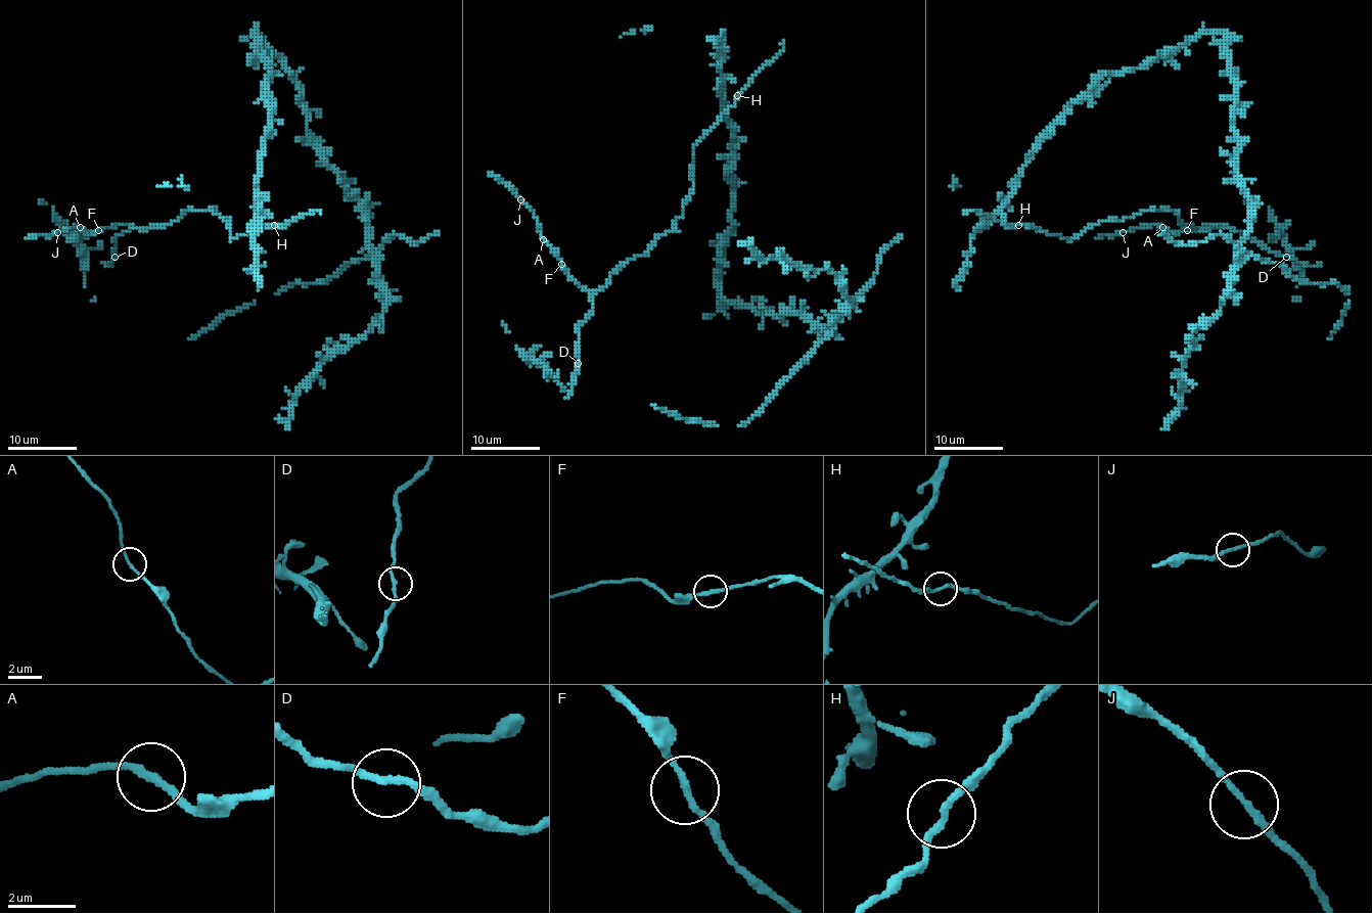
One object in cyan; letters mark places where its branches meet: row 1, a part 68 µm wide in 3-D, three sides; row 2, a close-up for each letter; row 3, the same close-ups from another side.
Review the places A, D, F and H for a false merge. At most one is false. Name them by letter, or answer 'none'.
none

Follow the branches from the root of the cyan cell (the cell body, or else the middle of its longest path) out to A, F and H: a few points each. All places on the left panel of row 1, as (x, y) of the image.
A: (268, 98), (257, 207), (280, 225), (229, 239), (229, 220), (186, 210), (146, 230), (80, 227)
F: (268, 98), (257, 207), (280, 225), (229, 239), (229, 220), (186, 210), (164, 227), (120, 224), (97, 230)
H: (268, 98), (269, 137), (264, 143), (257, 182), (257, 207), (268, 212), (280, 225), (274, 225)

